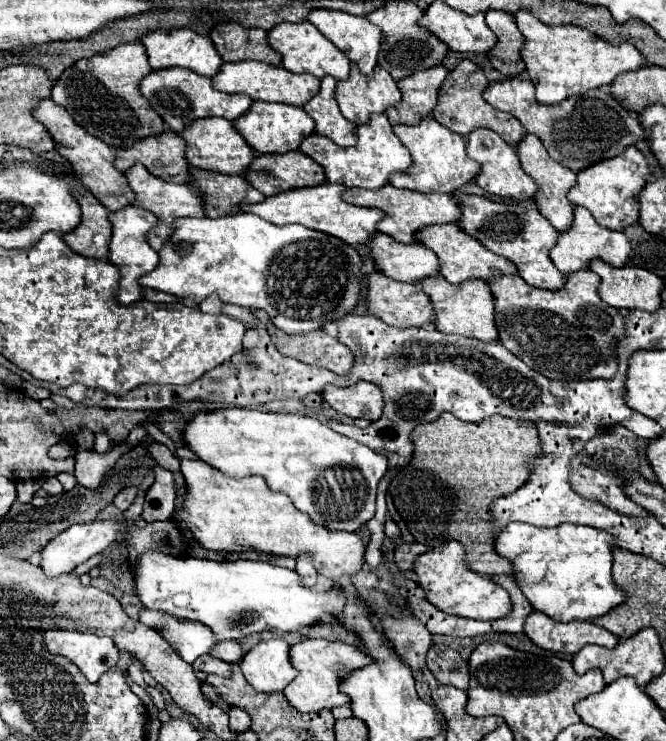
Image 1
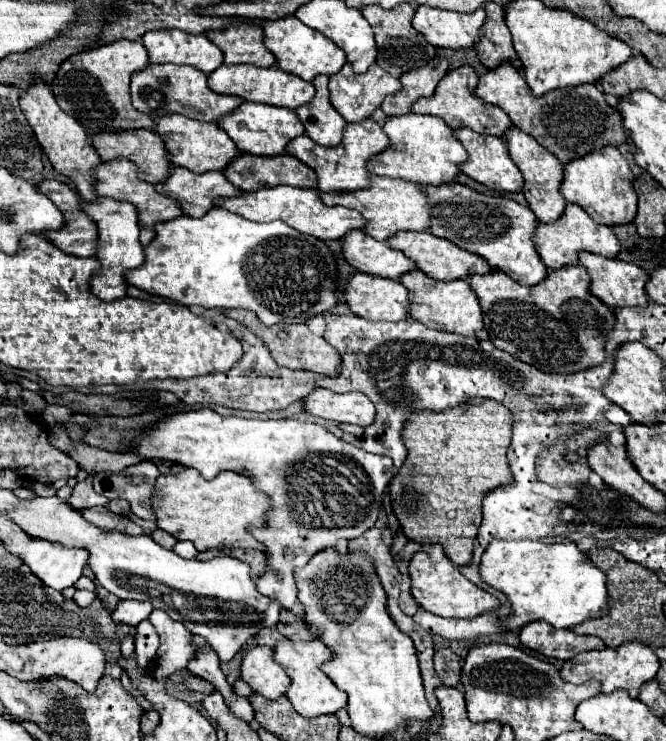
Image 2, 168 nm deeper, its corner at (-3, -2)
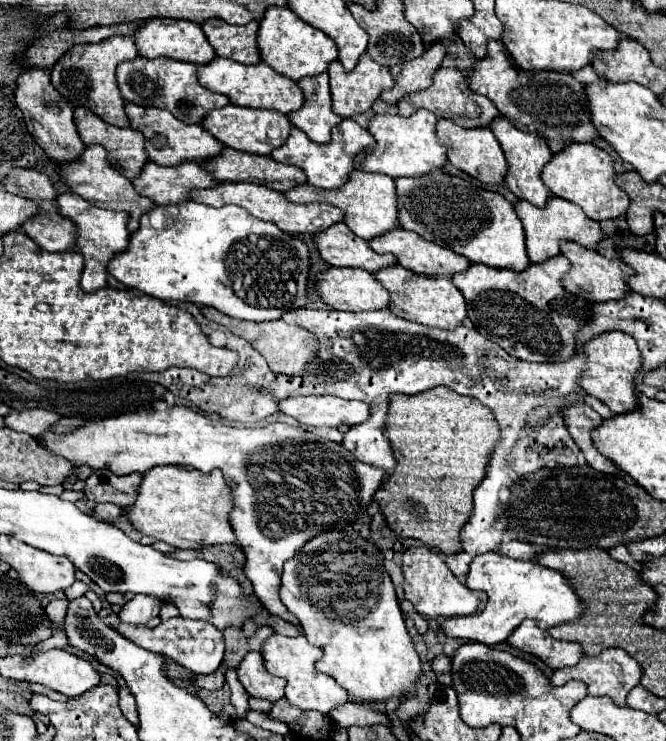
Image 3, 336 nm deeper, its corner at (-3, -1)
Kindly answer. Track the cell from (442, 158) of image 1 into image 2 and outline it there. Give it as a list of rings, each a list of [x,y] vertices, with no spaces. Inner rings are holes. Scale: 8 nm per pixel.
[[[398,115],[384,123],[384,131],[390,137],[390,147],[376,155],[370,163],[370,173],[404,179],[420,185],[440,185],[456,181],[460,165],[468,159],[468,151],[454,137],[454,131],[434,115]]]

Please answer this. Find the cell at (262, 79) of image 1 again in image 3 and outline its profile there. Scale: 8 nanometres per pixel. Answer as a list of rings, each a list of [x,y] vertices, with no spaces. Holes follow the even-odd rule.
[[[216,56],[212,62],[202,64],[198,68],[198,82],[208,88],[214,90],[218,94],[224,94],[230,98],[232,104],[236,106],[250,106],[250,108],[266,108],[266,110],[278,110],[282,114],[294,112],[304,104],[304,94],[298,88],[298,84],[290,78],[284,78],[282,74],[274,72],[270,66],[266,66],[264,62],[258,62],[254,66],[246,66],[240,62],[234,62],[230,58],[220,58]]]

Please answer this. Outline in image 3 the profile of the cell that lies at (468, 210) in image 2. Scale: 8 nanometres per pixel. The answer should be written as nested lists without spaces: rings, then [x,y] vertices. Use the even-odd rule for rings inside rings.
[[[440,170],[428,172],[426,176],[418,176],[418,178],[394,178],[394,182],[398,192],[398,222],[404,230],[416,232],[418,236],[438,246],[444,246],[456,254],[466,256],[470,262],[486,264],[490,268],[508,268],[514,272],[522,272],[530,266],[522,224],[514,212],[514,206],[502,194],[482,190],[468,180],[450,176]]]

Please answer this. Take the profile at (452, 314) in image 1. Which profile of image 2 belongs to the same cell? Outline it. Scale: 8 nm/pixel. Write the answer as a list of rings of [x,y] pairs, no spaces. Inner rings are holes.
[[[416,269],[416,271],[406,273],[400,281],[410,293],[410,303],[412,303],[410,315],[416,321],[424,323],[426,327],[436,329],[436,331],[468,335],[468,337],[474,337],[476,331],[484,329],[484,315],[482,315],[480,301],[476,297],[476,293],[470,289],[470,283],[466,279],[442,283],[442,281],[430,279],[428,275],[424,275],[422,271]]]

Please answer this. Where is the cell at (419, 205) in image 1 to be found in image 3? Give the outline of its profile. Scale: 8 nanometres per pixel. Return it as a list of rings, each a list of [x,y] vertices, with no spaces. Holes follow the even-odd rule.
[[[352,170],[348,176],[346,186],[340,186],[336,190],[322,190],[312,184],[302,184],[298,188],[292,188],[284,192],[286,200],[306,204],[306,202],[328,202],[344,212],[344,224],[360,238],[372,240],[376,236],[382,236],[390,228],[400,228],[398,224],[398,206],[396,206],[396,190],[394,180],[386,174],[370,174],[364,170]]]

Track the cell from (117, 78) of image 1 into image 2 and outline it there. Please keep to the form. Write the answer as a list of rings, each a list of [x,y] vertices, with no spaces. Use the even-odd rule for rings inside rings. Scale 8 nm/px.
[[[120,39],[114,43],[98,45],[92,51],[72,55],[60,65],[52,81],[52,93],[60,109],[74,117],[88,133],[154,129],[156,123],[152,117],[136,111],[130,101],[130,77],[148,65],[148,51],[142,41]]]

